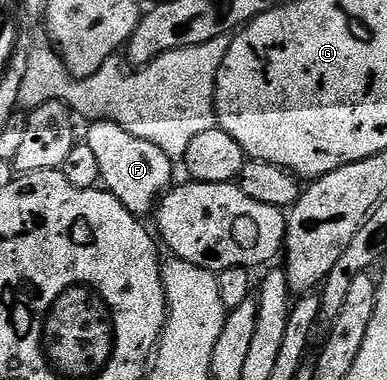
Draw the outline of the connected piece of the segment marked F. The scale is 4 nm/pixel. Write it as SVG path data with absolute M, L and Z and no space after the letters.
M91 122L88 127L85 144L93 148L93 153L97 156L97 165L101 167L100 183L113 196L117 196L121 204L125 204L130 214L150 215L156 209L159 199L172 189L171 157L156 144L133 136L133 132L127 132L119 123Z

